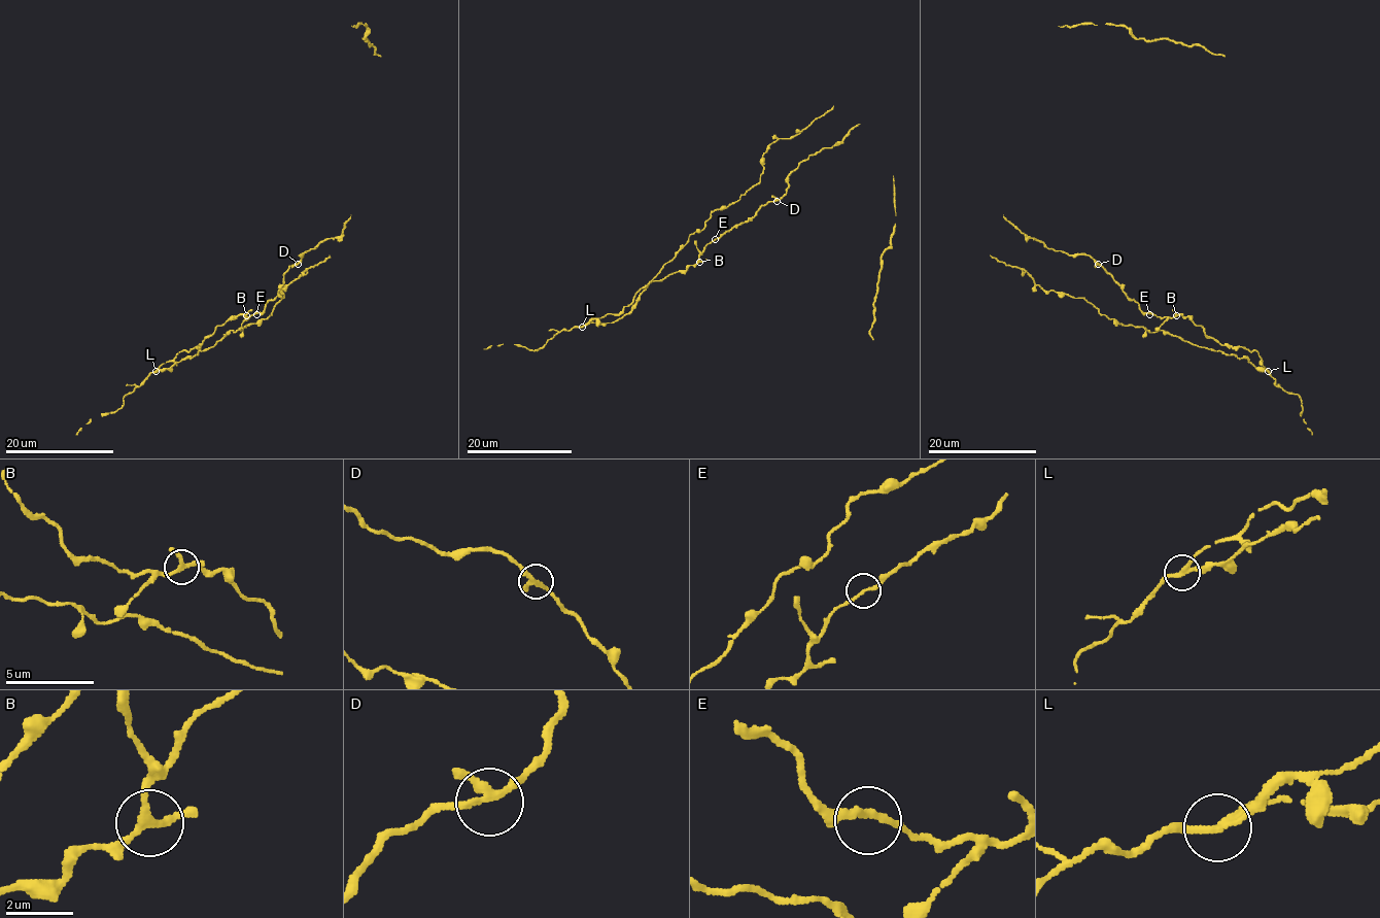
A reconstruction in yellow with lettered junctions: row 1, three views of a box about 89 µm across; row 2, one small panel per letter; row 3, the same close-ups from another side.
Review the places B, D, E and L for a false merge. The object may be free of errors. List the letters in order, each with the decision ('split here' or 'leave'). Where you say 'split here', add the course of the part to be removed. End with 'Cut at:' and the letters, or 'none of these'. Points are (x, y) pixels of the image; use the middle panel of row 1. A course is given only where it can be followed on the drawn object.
B: leave
D: leave
E: leave
L: split here; foreign part runs (582, 326), (619, 314), (713, 212), (734, 203), (760, 180), (766, 147), (790, 138), (833, 105)
Cut at: L

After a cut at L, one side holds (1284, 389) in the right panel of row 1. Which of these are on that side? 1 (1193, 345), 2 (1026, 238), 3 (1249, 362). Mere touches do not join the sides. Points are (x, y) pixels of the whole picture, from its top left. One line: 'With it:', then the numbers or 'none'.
With it: 2

